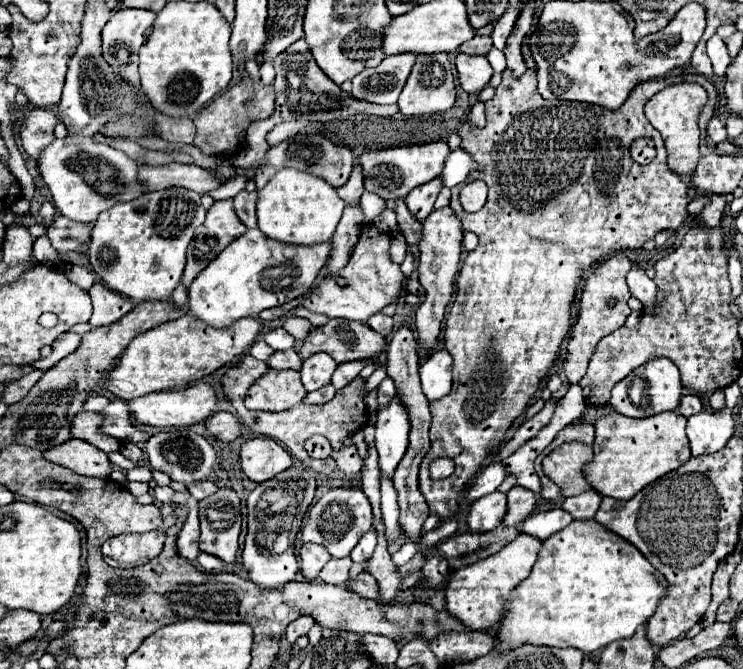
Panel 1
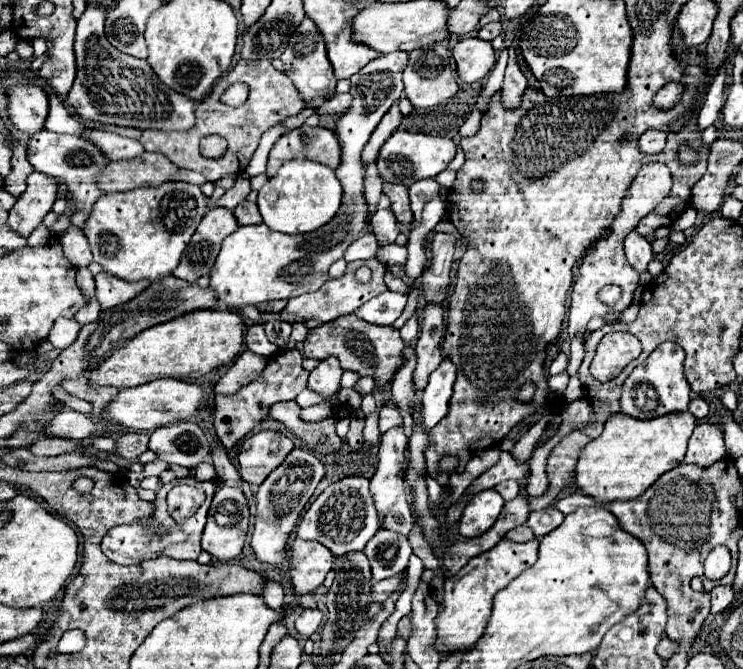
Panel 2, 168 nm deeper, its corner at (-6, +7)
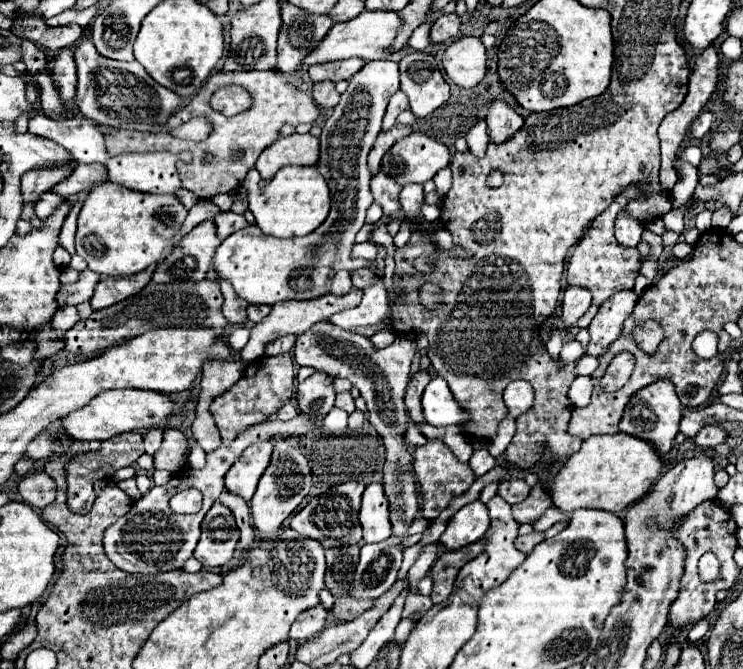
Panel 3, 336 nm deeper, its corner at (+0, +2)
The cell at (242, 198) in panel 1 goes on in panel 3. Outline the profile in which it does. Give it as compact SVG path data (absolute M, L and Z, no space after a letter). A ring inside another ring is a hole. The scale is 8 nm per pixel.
M221 212L221 214L215 216L213 222L215 222L215 226L217 226L217 234L219 234L221 240L225 240L225 238L231 236L233 232L249 226L249 222L245 220L245 216L235 214L235 212Z

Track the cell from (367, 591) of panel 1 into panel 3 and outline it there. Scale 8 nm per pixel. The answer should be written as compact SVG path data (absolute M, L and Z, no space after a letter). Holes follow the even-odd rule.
M347 546L347 550L325 550L325 556L325 588L329 588L335 600L339 600L347 596L351 590L351 580L355 574L355 566L359 562L359 546Z

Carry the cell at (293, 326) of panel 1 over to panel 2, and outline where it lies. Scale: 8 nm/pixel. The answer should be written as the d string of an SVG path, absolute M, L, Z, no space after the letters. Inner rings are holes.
M295 323L293 325L293 333L291 333L289 341L283 345L283 349L293 349L297 343L301 343L307 337L307 333L309 333L309 329L303 323Z

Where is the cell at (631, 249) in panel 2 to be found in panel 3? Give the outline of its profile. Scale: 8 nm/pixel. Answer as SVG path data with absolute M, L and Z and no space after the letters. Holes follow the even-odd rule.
M619 212L617 220L615 220L615 238L621 246L635 248L641 240L641 232L643 232L641 222L633 220L627 212Z

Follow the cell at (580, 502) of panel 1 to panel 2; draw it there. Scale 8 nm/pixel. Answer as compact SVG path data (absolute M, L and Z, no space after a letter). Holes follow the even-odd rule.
M571 493L571 495L563 497L563 499L559 499L555 503L555 509L559 509L563 515L569 515L579 507L593 507L593 505L597 505L597 503L591 497L587 497L583 493Z

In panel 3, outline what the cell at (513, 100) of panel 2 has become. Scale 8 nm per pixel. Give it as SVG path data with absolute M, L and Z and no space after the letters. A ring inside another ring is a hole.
M493 100L489 110L487 110L487 118L485 120L487 120L487 126L489 126L487 128L489 138L495 144L505 142L507 138L511 138L511 134L515 130L519 130L523 126L523 118L505 100Z

